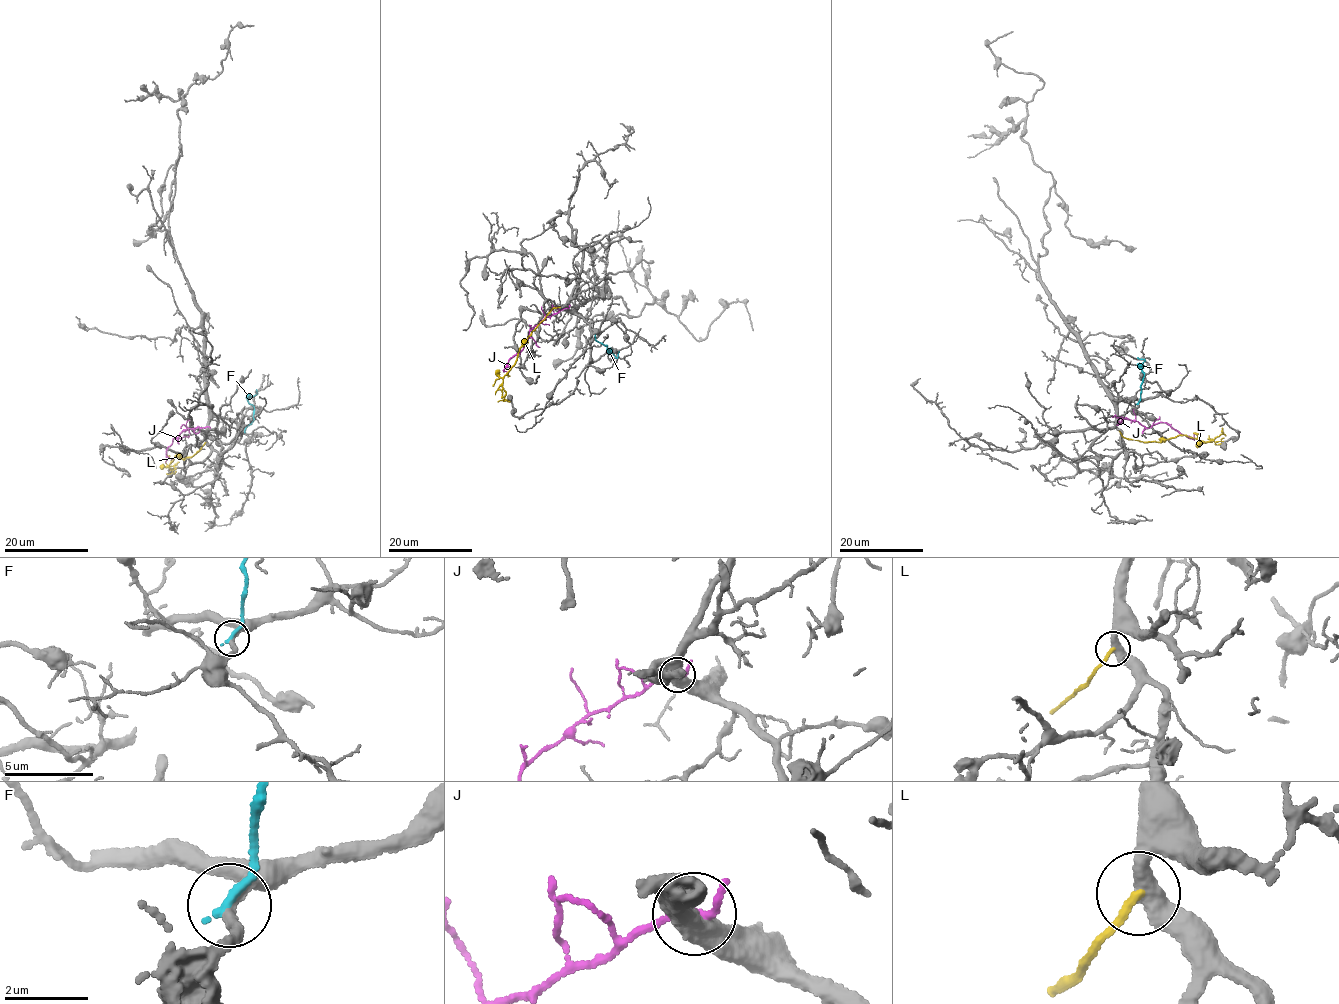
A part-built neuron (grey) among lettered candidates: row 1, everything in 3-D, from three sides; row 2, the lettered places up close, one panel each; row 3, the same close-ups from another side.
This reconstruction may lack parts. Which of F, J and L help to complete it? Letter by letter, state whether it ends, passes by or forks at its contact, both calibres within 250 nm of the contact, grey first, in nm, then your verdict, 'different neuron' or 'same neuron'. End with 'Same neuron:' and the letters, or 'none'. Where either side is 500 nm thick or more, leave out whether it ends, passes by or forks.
F: it ends; calibres 280 and 220 nm; different neuron
J: calibres 550 and 140 nm; different neuron
L: it ends; calibres 440 and 200 nm; different neuron
Same neuron: none

